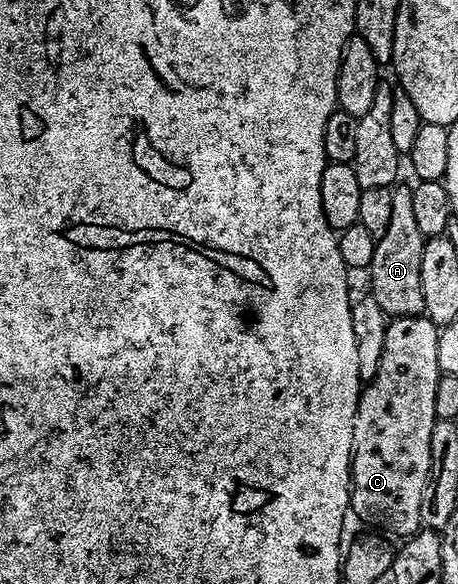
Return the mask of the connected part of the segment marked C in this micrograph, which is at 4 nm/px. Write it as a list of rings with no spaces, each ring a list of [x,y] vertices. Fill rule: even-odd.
[[[405,315],[395,317],[388,322],[387,332],[385,333],[385,349],[381,353],[381,365],[377,373],[362,388],[359,396],[359,408],[355,414],[355,421],[351,425],[353,435],[353,445],[351,446],[351,506],[349,508],[352,516],[356,515],[363,523],[368,523],[368,528],[374,529],[379,533],[386,533],[388,536],[403,535],[410,537],[420,530],[423,518],[421,517],[421,497],[429,477],[431,468],[431,450],[429,449],[429,437],[433,437],[433,425],[435,424],[435,410],[433,409],[433,396],[437,394],[437,381],[441,374],[437,365],[437,337],[439,328],[423,315]]]

